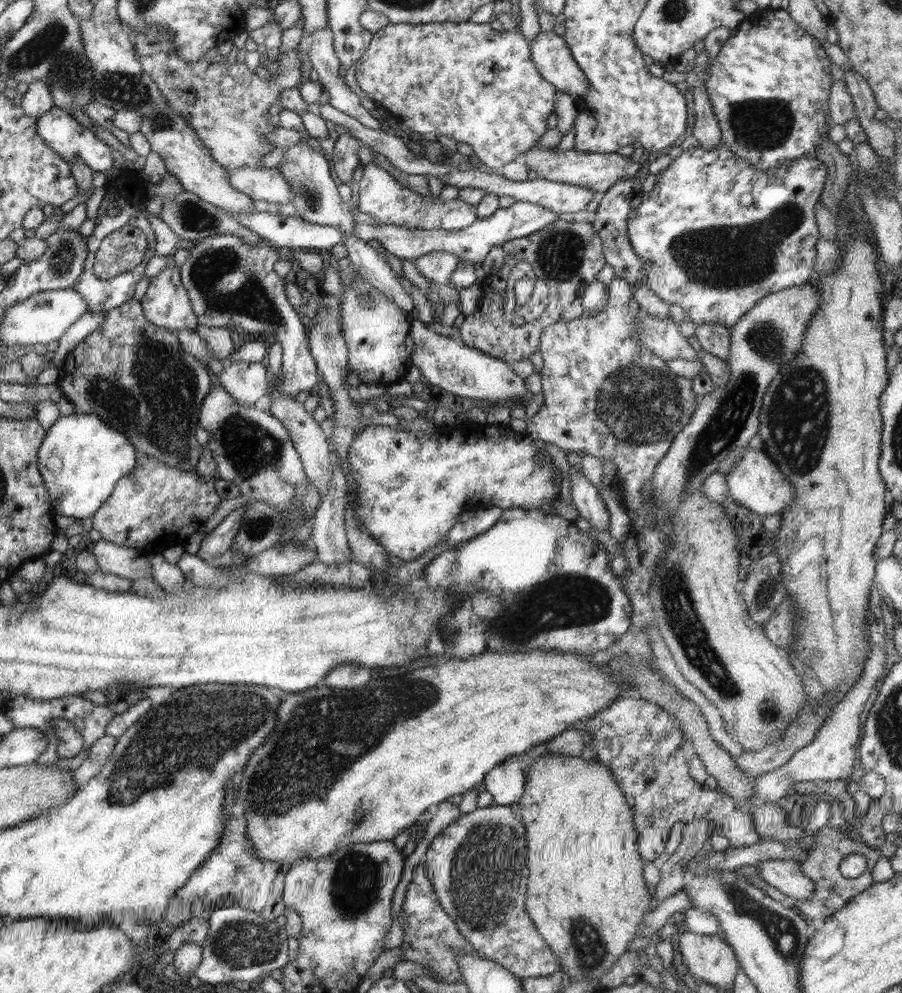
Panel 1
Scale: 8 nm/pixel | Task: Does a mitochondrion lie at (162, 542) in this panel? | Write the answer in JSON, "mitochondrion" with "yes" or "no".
{"mitochondrion":"no"}

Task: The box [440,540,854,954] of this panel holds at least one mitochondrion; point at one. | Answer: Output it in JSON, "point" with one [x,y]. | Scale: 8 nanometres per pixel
{"point":[484,890]}

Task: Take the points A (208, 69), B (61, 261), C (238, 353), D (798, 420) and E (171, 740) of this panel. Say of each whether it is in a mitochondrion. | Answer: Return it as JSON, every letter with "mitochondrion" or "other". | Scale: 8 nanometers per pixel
{"A":"other","B":"mitochondrion","C":"other","D":"mitochondrion","E":"mitochondrion"}

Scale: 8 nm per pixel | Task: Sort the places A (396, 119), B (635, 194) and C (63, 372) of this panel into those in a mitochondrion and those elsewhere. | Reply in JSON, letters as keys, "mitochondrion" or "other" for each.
{"A":"other","B":"other","C":"other"}

